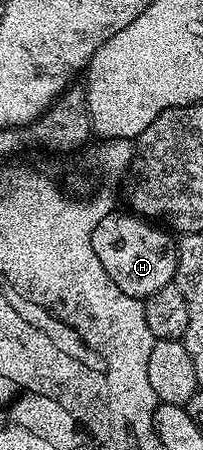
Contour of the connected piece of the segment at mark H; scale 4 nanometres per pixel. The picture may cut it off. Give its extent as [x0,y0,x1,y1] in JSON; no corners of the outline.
[91,212,178,300]

